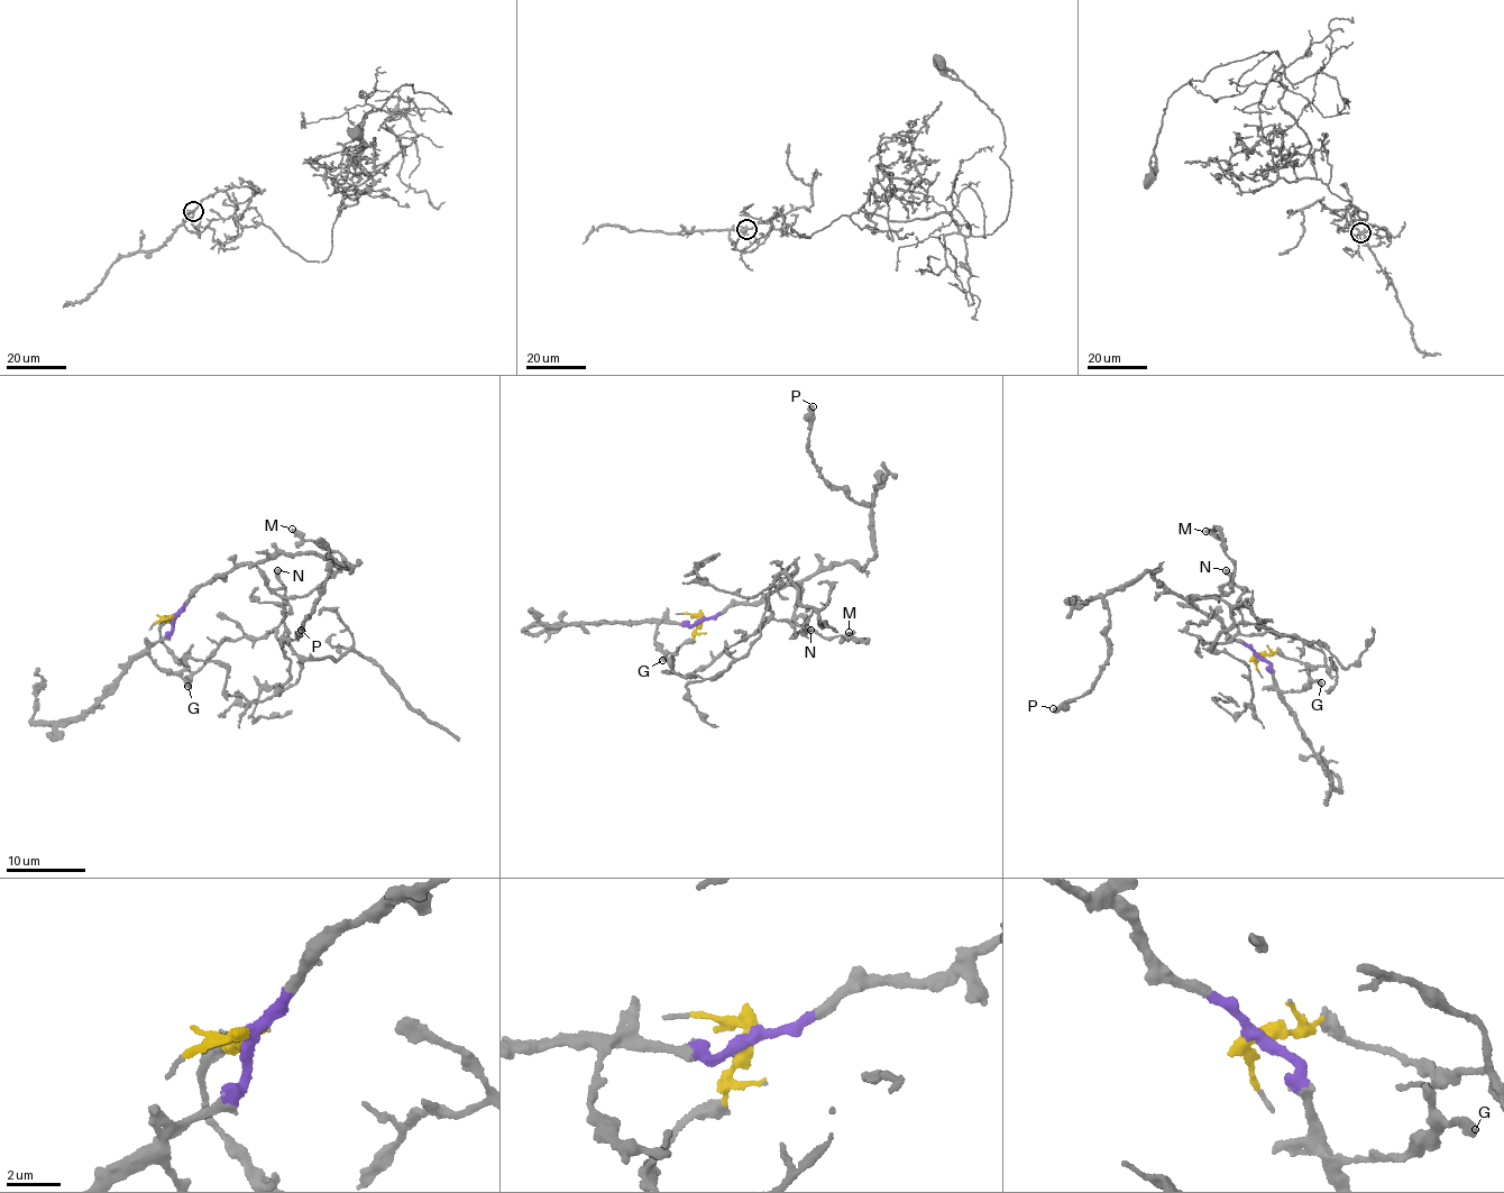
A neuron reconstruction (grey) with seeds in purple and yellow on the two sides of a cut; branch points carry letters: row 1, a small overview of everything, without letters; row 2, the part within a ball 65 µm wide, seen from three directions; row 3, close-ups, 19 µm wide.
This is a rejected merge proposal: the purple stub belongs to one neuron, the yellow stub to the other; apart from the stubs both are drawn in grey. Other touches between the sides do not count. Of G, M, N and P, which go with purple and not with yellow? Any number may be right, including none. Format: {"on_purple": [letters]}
{"on_purple": ["G", "M", "P"]}

